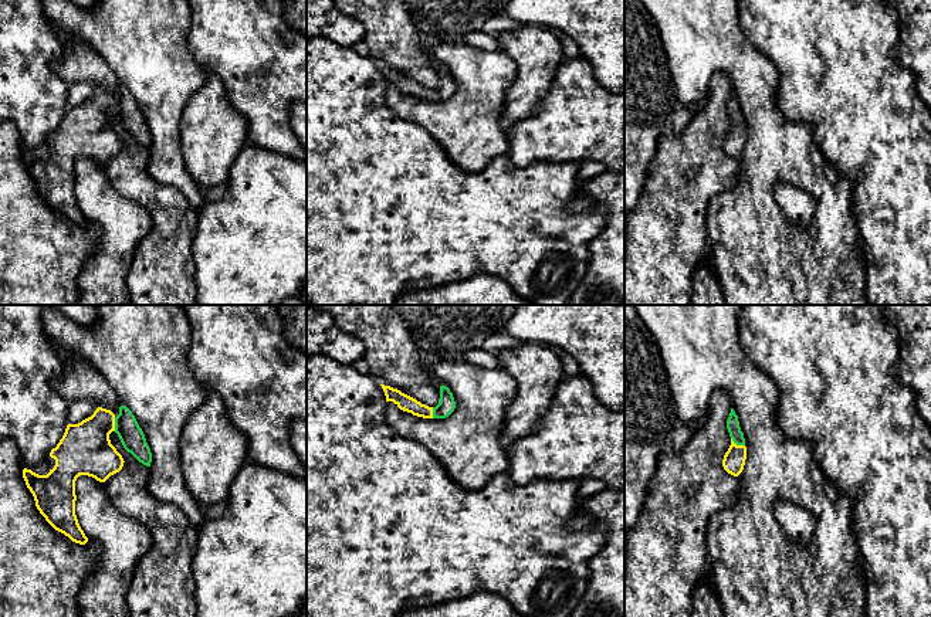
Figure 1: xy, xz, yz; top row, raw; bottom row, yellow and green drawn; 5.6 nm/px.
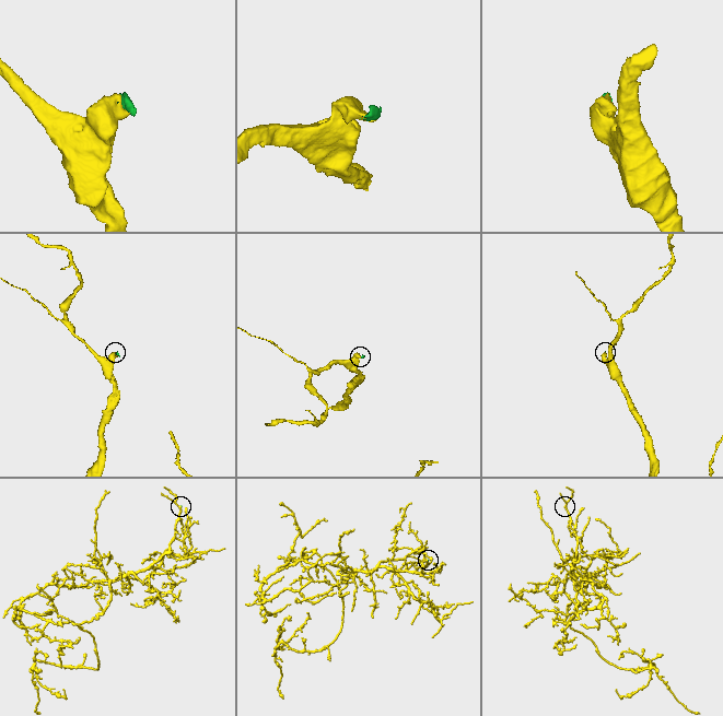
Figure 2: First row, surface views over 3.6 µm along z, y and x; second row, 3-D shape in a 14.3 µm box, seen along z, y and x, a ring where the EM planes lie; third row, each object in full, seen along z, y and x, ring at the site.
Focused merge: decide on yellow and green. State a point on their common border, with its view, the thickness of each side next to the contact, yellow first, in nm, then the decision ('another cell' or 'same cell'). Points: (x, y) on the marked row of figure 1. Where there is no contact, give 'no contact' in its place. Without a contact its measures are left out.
yz (735, 444) | 130/80 nm | same cell

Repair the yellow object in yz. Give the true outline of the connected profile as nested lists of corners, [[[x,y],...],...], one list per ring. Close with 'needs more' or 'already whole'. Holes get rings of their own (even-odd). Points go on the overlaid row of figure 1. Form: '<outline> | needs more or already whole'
[[[731,408],[727,420],[727,428],[731,437],[731,445],[724,455],[722,467],[728,474],[738,477],[745,465],[747,447],[744,433],[741,431],[738,416],[735,414],[734,408]]] | needs more

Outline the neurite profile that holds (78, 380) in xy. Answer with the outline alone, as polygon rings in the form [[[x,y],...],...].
[[[54,345],[54,349],[62,363],[62,374],[53,383],[53,387],[67,401],[85,399],[98,404],[98,407],[111,410],[115,417],[119,414],[121,403],[114,389],[79,356]]]

